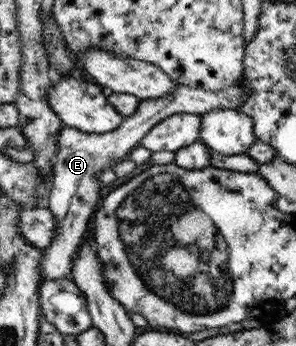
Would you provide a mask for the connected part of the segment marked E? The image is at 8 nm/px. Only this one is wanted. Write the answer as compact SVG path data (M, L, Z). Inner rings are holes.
M243 77L233 80L231 84L217 92L209 92L203 88L189 87L175 82L171 94L139 100L135 111L125 116L121 125L107 133L83 133L75 128L61 127L55 141L57 144L55 157L51 159L53 169L50 178L51 187L45 200L45 207L51 210L55 218L55 235L51 237L51 243L47 245L47 248L41 249L41 261L39 261L41 277L47 280L69 277L72 259L81 241L81 235L92 221L95 212L93 207L99 199L99 188L103 185L99 181L99 175L121 159L125 159L155 123L177 113L193 113L199 116L213 109L239 110L239 105L245 101L246 95L247 83Z

